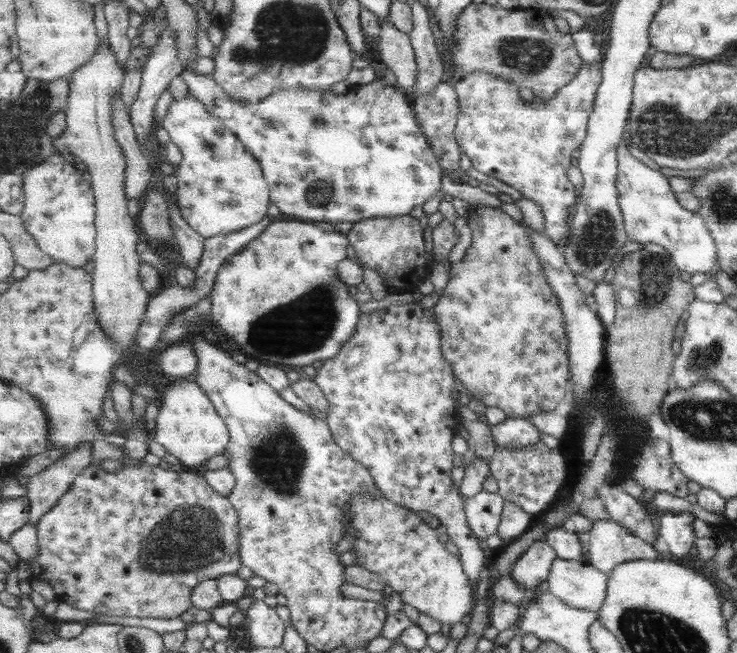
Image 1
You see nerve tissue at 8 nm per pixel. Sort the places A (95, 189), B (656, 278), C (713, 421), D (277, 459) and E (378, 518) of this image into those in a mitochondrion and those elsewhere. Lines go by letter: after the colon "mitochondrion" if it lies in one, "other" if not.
A: other
B: mitochondrion
C: mitochondrion
D: mitochondrion
E: mitochondrion

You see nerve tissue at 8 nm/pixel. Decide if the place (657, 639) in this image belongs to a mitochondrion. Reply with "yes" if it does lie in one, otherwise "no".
yes

